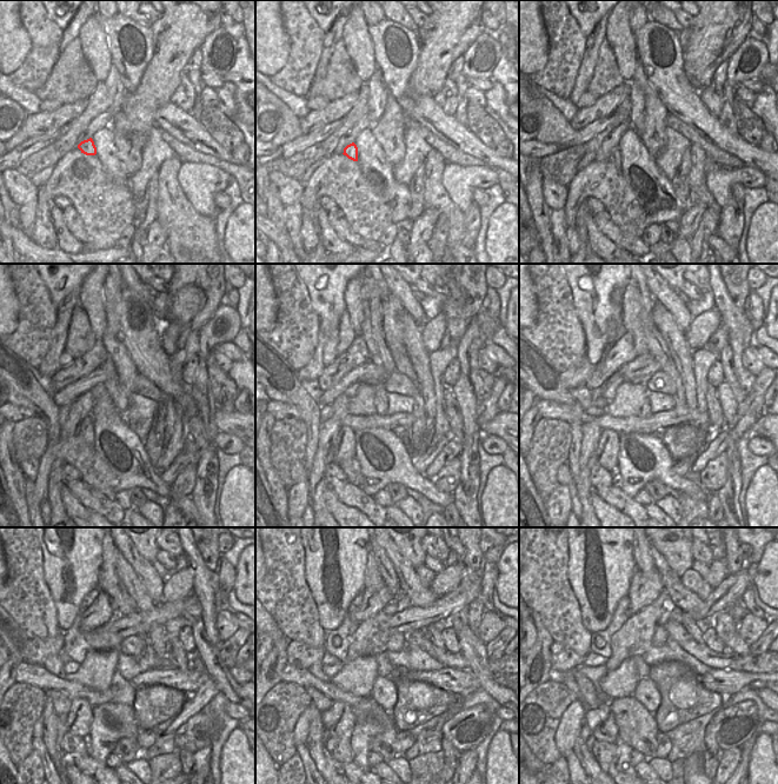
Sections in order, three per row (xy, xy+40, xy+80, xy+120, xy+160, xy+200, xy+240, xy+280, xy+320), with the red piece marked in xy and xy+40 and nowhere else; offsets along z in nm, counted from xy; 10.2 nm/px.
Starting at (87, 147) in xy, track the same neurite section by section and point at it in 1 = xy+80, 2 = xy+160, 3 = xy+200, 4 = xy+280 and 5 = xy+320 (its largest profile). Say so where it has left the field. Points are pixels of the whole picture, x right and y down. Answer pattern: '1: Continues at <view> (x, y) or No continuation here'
1: Continues at xy+80 (614, 155)
2: Continues at xy+160 (346, 437)
3: Continues at xy+200 (609, 443)
4: Continues at xy+280 (344, 728)
5: Continues at xy+320 (607, 732).

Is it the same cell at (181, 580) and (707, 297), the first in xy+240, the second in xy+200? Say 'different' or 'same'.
different

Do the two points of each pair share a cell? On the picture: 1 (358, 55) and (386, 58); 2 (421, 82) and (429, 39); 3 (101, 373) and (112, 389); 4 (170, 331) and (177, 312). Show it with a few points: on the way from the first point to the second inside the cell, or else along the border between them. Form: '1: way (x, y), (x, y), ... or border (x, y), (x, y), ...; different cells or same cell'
1: border (366, 31), (371, 38), (376, 62); different cells
2: way (429, 72), (429, 50); same cell
3: border (104, 364), (107, 378), (101, 384); different cells
4: border (165, 319), (173, 320), (179, 327), (178, 347); different cells

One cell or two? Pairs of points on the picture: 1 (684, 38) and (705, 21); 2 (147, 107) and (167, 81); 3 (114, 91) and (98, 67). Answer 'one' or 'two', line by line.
1: two
2: one
3: two

